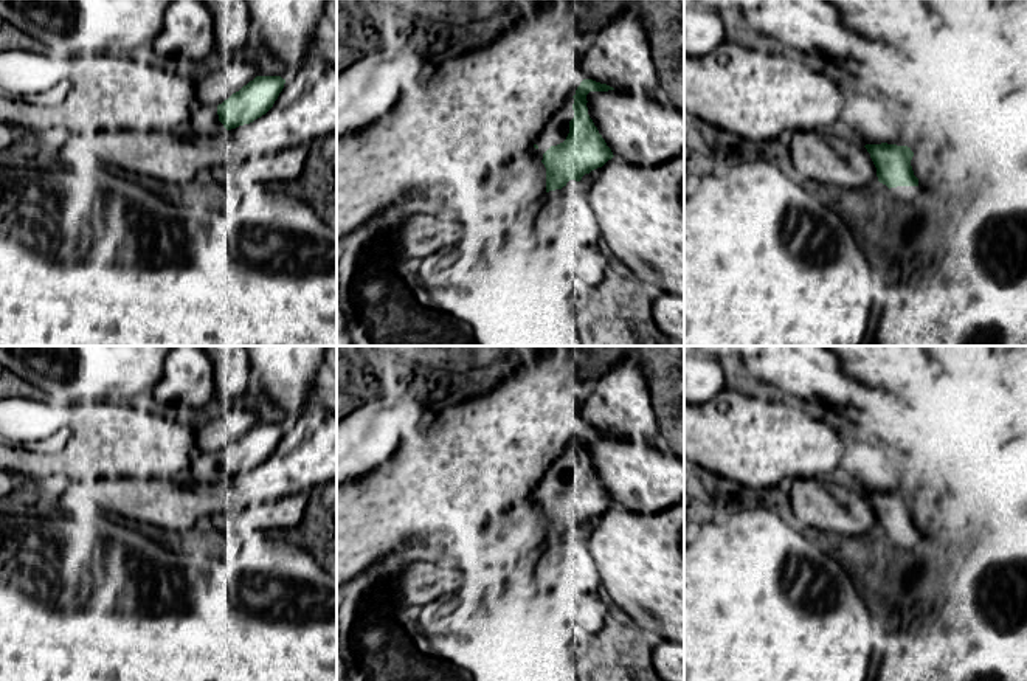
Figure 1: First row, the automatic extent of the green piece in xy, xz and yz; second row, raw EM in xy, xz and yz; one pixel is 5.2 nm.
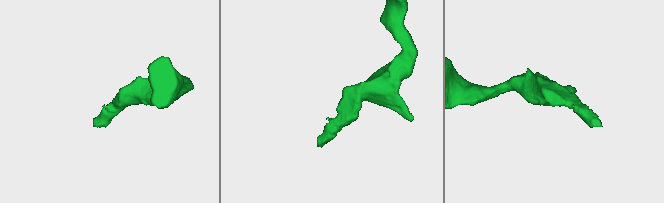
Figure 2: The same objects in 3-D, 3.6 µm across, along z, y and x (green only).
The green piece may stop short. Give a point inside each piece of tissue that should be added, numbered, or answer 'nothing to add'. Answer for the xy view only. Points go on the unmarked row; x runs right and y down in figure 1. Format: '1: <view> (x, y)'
1: xy (204, 469)

